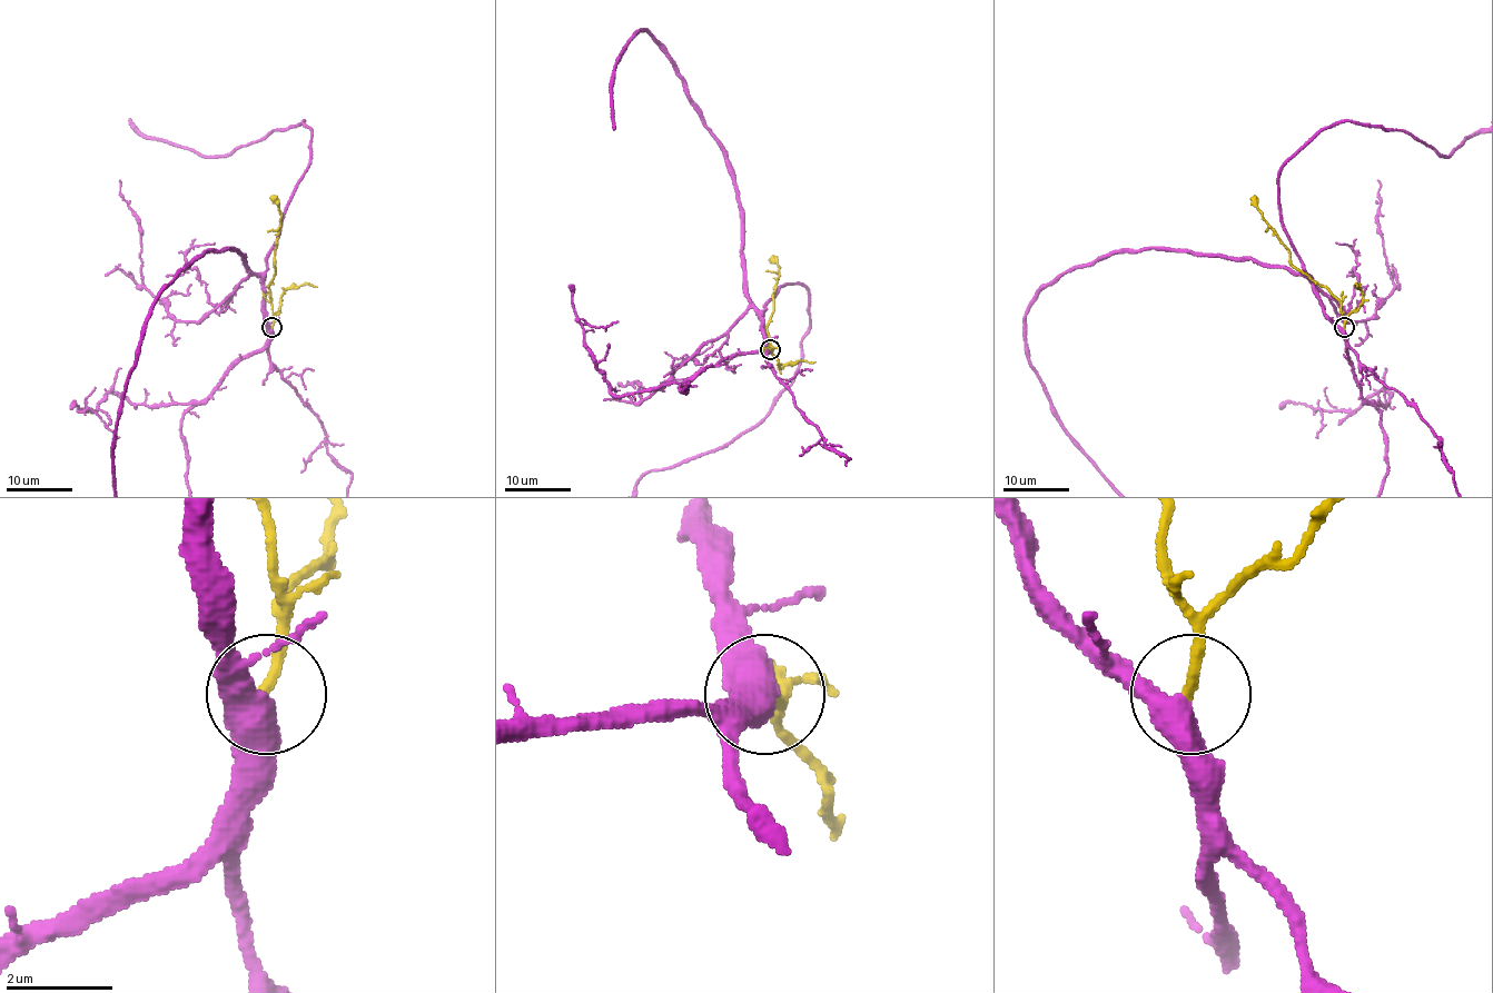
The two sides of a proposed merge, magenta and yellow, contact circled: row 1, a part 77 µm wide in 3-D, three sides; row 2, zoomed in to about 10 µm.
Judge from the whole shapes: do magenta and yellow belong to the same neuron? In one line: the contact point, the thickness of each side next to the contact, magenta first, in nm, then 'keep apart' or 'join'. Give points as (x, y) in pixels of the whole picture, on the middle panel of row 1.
at (770, 349); 480 nm thick on the magenta side, 200 nm on the other; join

